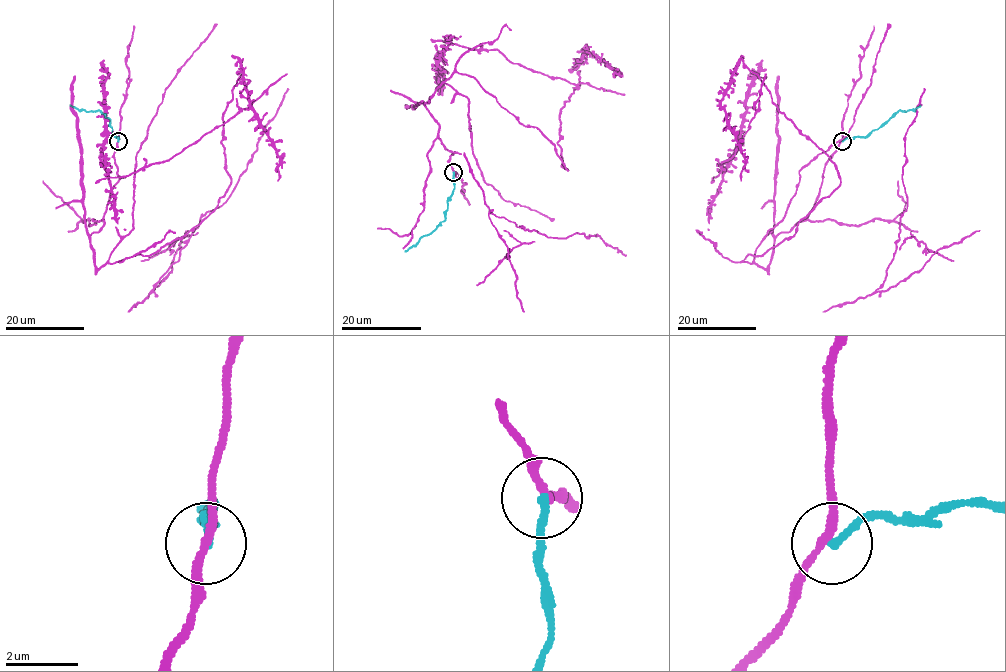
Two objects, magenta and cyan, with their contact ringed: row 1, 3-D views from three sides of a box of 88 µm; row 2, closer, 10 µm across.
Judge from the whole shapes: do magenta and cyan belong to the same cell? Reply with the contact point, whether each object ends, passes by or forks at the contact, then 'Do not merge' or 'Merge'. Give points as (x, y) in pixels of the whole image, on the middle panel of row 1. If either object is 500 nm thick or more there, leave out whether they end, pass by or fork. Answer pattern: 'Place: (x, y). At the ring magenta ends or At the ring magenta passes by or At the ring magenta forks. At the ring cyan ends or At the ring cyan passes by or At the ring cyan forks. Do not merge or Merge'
Place: (453, 172). At the ring magenta passes by. At the ring cyan ends. Do not merge

